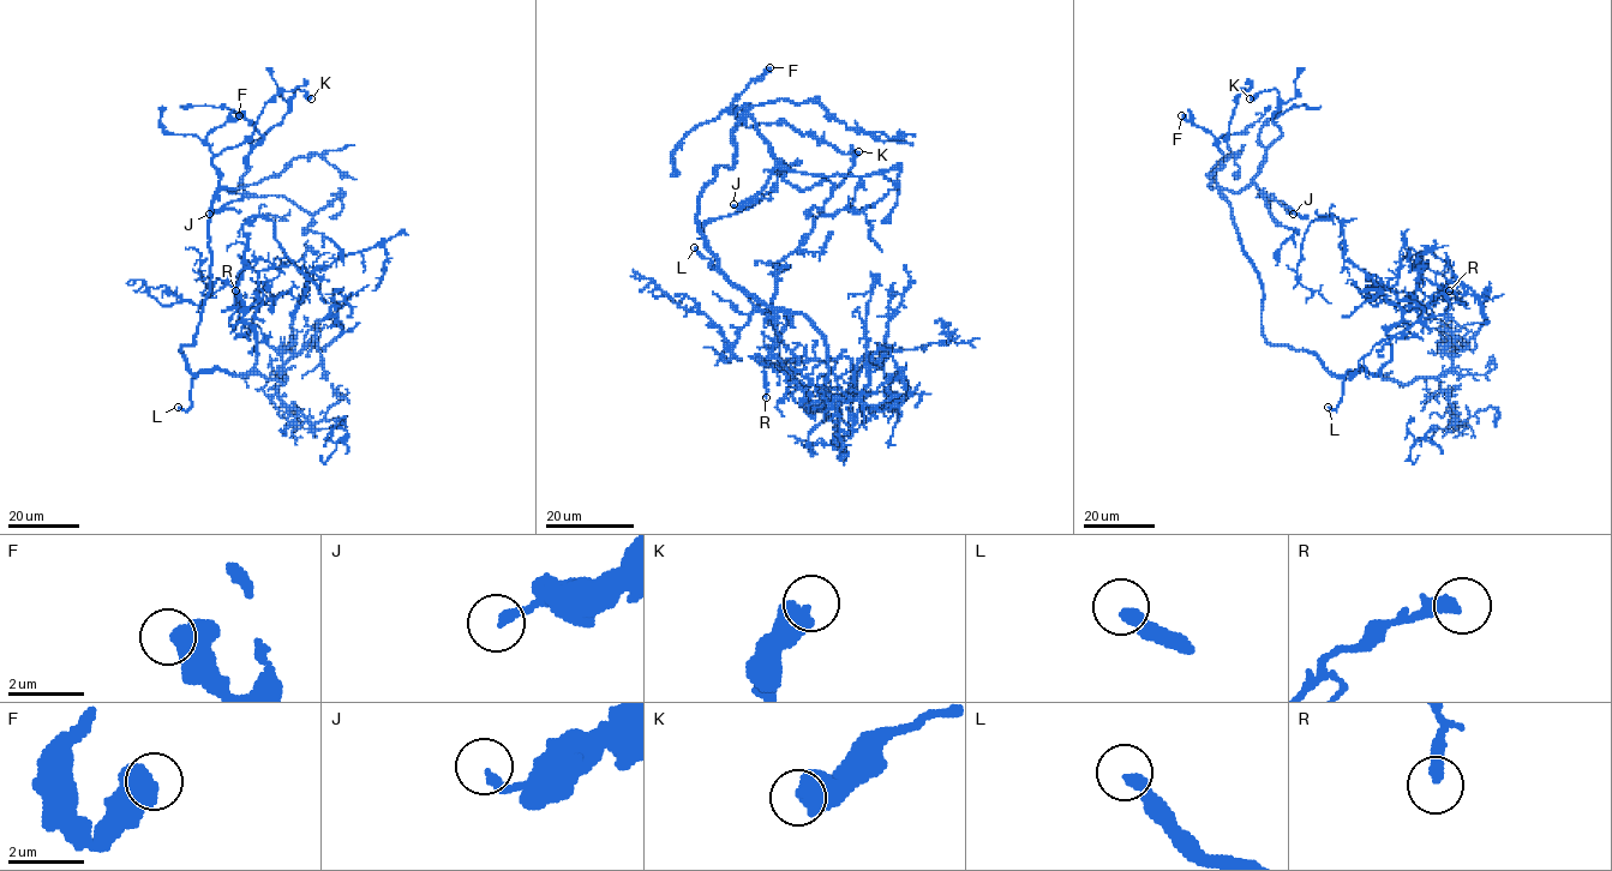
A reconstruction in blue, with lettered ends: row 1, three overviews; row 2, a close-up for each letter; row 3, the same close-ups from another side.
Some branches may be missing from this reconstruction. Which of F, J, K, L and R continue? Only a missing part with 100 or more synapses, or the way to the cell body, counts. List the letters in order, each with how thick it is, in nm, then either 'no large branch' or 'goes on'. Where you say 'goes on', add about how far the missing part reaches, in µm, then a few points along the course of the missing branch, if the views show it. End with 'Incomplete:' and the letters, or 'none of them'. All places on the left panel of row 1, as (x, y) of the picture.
F: 550 nm thick; no large branch
J: 220 nm thick; no large branch
K: 650 nm thick; no large branch
L: 320 nm thick; goes on; about 20 µm are missing; missing branch runs (178, 407), (175, 410), (202, 433), (196, 444)
R: 360 nm thick; no large branch
Incomplete: L

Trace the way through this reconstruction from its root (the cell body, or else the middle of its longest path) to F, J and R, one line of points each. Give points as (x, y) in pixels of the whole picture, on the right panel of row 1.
F: (1331, 373), (1316, 355), (1268, 341), (1263, 283), (1216, 180), (1223, 152), (1209, 131), (1181, 115)
J: (1331, 373), (1316, 355), (1268, 341), (1263, 283), (1221, 191), (1240, 192), (1253, 182), (1293, 214)
R: (1331, 373), (1344, 376), (1364, 368), (1374, 374), (1391, 359), (1388, 331), (1404, 313), (1424, 307), (1449, 290)

